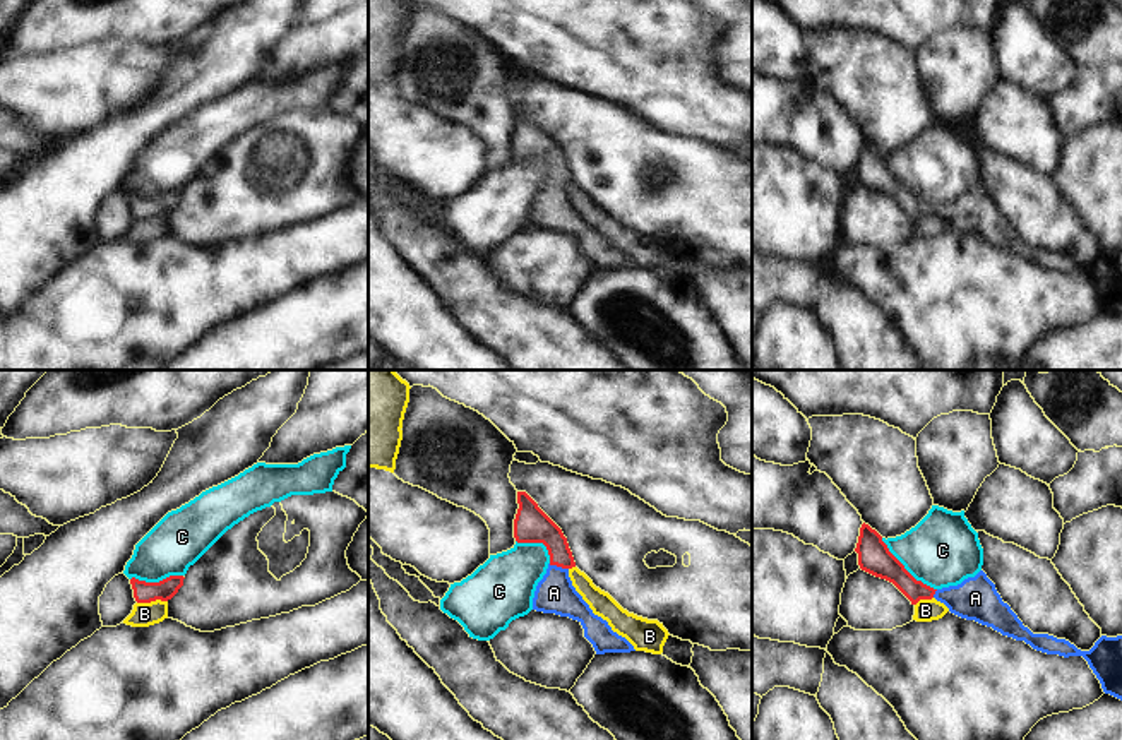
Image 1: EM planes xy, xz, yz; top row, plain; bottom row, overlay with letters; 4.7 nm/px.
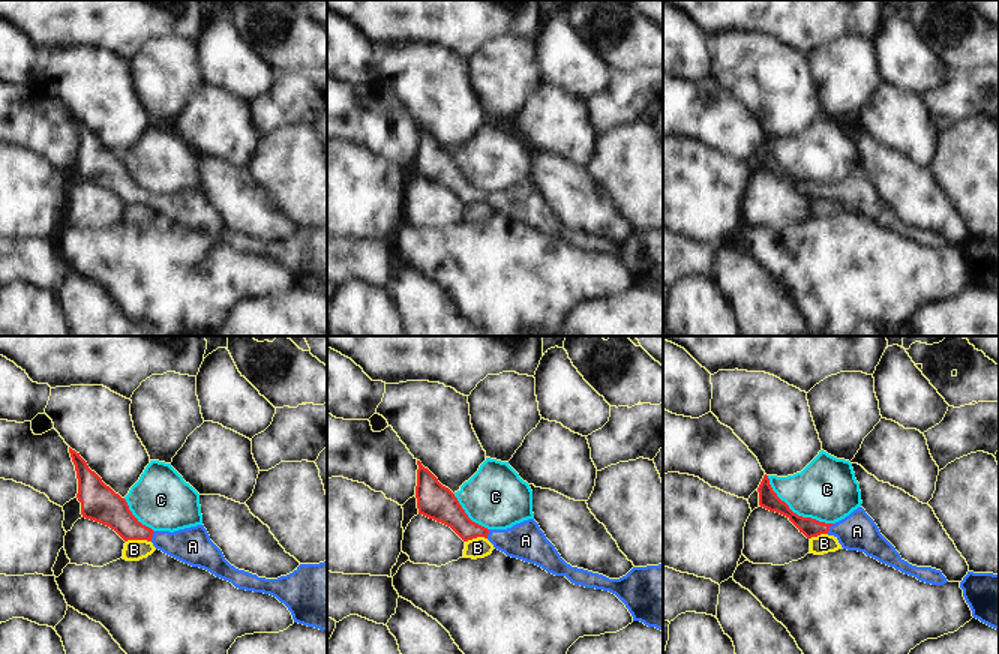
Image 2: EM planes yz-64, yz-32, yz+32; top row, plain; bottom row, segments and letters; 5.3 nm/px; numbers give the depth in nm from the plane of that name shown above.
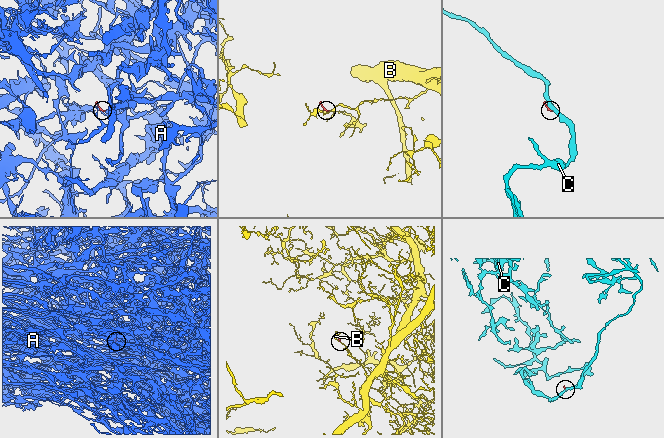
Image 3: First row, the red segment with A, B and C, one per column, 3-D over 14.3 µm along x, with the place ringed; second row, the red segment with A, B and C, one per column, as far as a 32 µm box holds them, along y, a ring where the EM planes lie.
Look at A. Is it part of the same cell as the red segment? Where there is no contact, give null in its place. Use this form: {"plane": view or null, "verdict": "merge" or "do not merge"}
{"plane": "xz", "verdict": "merge"}

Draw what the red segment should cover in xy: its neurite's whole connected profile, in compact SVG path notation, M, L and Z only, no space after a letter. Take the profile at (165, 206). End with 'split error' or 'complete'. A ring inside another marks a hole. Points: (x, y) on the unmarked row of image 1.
M170 192L159 199L146 199L135 194L130 195L134 214L137 219L151 219L156 216L168 218L183 202L183 192Z; complete

